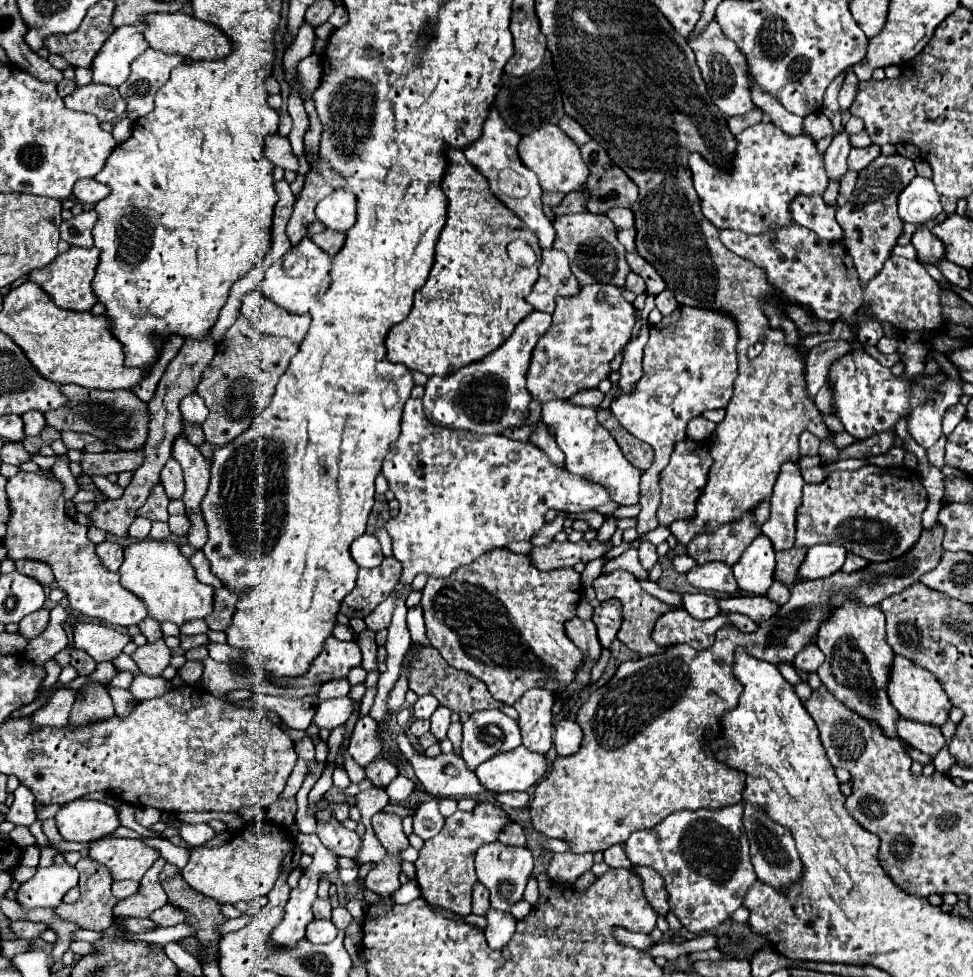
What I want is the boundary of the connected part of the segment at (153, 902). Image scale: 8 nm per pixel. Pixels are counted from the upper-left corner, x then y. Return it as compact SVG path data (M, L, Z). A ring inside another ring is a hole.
M158 858L156 864L144 874L144 880L140 882L140 888L136 894L132 894L126 900L120 900L120 904L114 906L114 916L140 916L148 918L156 908L162 908L168 904L168 896L164 888L160 886L160 872L164 870L166 860Z

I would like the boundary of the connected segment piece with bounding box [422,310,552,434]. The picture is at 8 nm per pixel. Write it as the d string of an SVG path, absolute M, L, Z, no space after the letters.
M534 310L516 326L514 334L500 348L494 350L494 354L450 376L428 378L426 392L422 398L426 416L432 416L436 400L446 400L458 412L458 418L450 424L450 428L470 430L476 434L502 434L506 428L522 426L530 404L530 392L526 390L526 368L530 364L530 354L536 342L550 328L550 322L550 314Z

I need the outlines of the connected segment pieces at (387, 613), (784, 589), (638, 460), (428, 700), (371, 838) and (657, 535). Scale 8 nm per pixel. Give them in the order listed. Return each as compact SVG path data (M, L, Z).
M390 596L388 600L384 600L374 612L370 612L364 622L366 628L378 632L378 630L386 630L390 626L390 618L392 618L392 610L394 610L394 596Z
M774 582L772 588L770 588L770 592L768 592L768 598L782 606L790 598L790 588L786 584L782 584L782 582Z
M598 410L598 420L614 436L614 440L618 442L622 454L626 456L626 460L630 460L634 464L634 468L638 468L640 472L644 472L644 470L648 470L652 466L652 460L654 460L652 448L648 444L640 442L638 438L634 438L632 434L628 434L618 424L618 420L612 416L610 410Z
M420 696L414 704L414 716L416 718L430 718L432 712L438 708L438 700L434 696Z
M370 818L370 824L368 824L368 826L365 826L366 832L362 837L362 845L360 851L358 852L357 856L353 859L358 865L363 865L366 863L376 863L386 858L386 851L378 841L376 836L374 836L371 819L372 818Z
M659 525L658 528L645 534L644 538L648 539L654 545L665 542L670 535L670 530L666 526Z

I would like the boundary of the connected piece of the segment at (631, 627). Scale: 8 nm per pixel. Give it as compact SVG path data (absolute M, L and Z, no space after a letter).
M616 570L612 574L606 574L606 576L598 576L594 580L594 590L596 590L596 598L598 602L606 602L610 598L616 598L620 604L622 604L622 626L618 630L618 640L632 652L636 652L640 658L646 658L646 656L652 656L652 654L658 654L662 652L664 648L658 646L654 640L652 640L652 628L654 628L654 622L670 612L670 610L676 610L678 606L668 606L664 602L660 602L658 598L650 596L648 592L644 592L638 584L638 580L630 574L630 572L624 572L624 570Z

